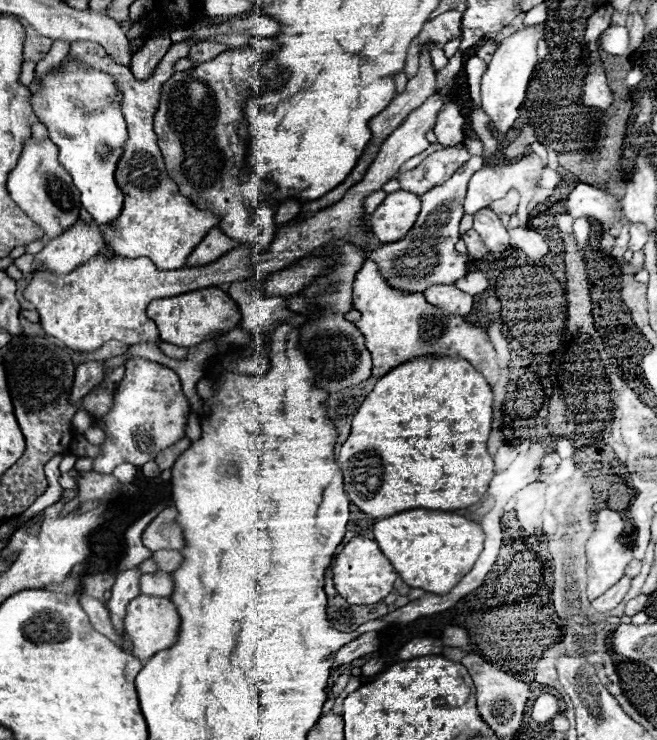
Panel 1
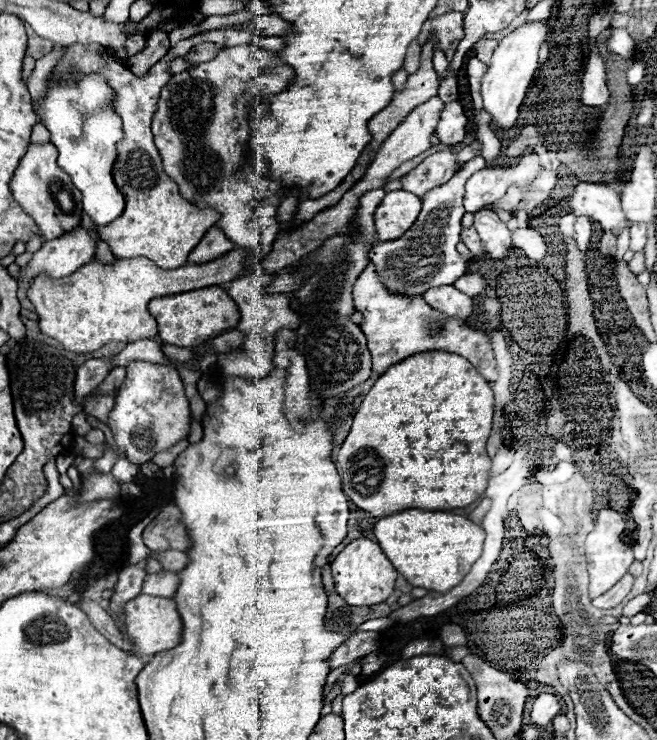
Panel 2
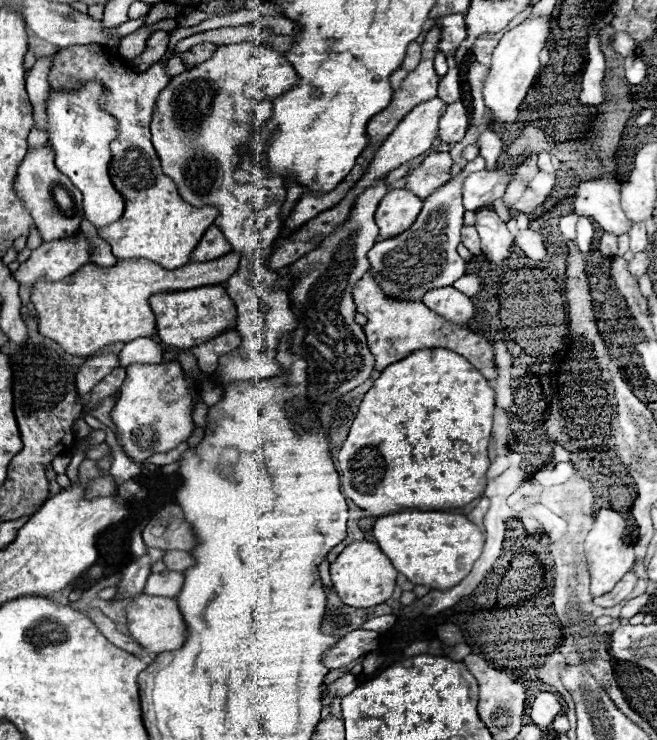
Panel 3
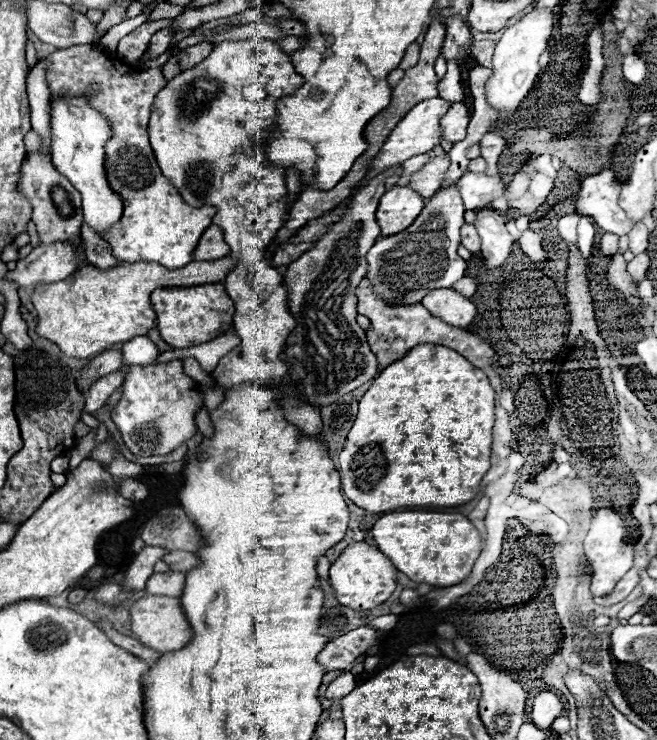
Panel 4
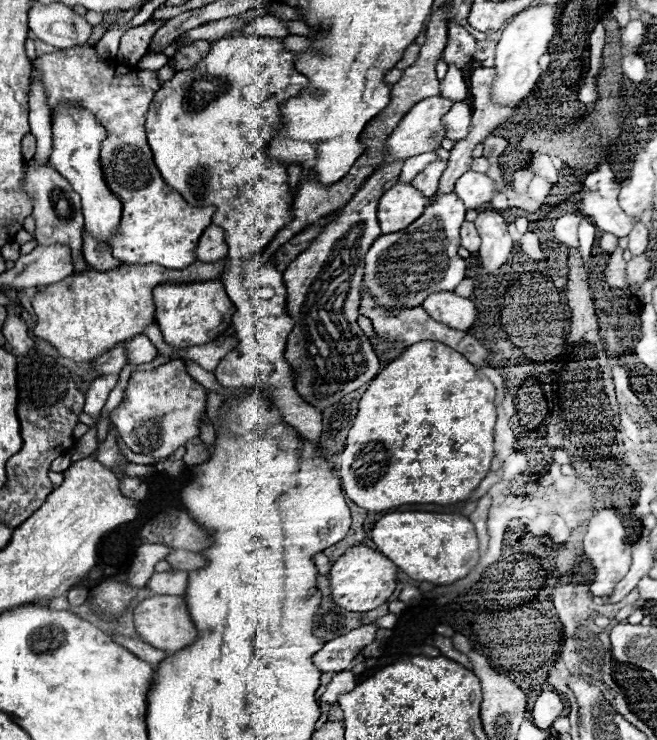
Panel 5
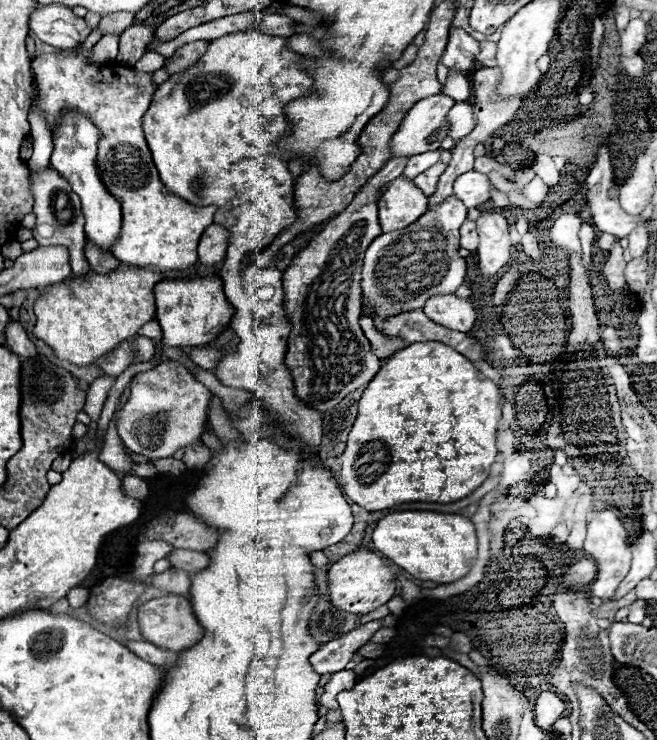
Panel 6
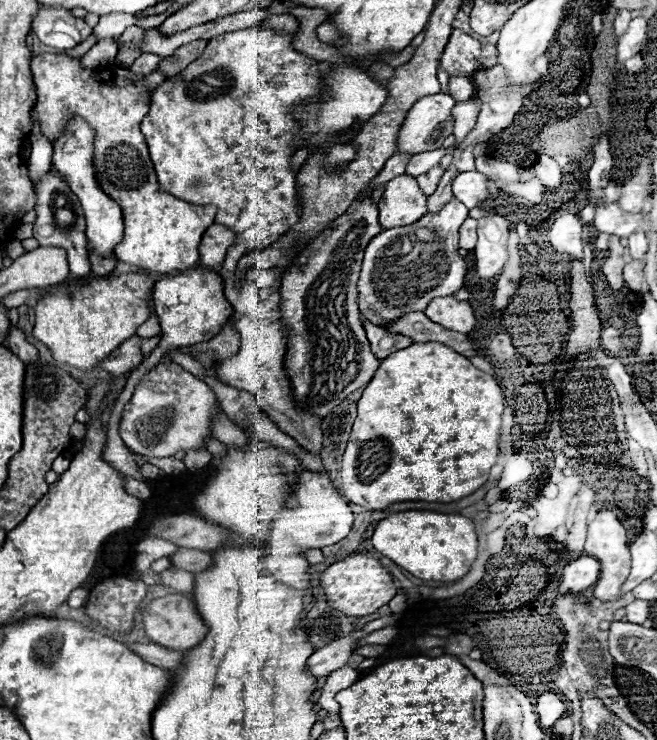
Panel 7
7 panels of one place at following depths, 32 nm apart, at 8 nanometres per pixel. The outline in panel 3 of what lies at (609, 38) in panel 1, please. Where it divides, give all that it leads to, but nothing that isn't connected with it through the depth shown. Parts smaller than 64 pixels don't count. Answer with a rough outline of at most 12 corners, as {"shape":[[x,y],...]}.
{"shape":[[616,30],[612,48],[620,56],[632,56],[636,42],[624,30]]}

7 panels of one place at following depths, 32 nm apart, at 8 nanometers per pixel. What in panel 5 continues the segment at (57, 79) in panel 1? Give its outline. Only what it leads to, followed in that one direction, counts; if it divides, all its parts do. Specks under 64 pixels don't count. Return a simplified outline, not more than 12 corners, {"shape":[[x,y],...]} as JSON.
{"shape":[[78,104],[52,116],[50,164],[82,196],[86,228],[108,242],[122,202],[102,178],[106,128]]}

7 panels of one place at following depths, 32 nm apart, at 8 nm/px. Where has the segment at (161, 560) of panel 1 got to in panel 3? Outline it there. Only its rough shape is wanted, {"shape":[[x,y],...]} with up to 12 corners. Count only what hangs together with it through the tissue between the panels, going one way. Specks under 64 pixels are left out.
{"shape":[[170,550],[162,556],[168,570],[184,572],[194,564],[188,552]]}

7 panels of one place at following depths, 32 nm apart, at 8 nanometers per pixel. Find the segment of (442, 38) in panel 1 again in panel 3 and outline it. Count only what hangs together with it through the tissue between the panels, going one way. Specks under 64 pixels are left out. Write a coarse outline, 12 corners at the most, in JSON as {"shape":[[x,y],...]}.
{"shape":[[448,14],[426,20],[418,44],[434,26],[440,28],[438,48],[454,54],[466,38],[464,14]]}

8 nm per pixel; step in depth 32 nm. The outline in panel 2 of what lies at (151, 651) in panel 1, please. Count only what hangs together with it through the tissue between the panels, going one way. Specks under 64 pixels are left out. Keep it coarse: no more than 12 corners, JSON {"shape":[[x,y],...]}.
{"shape":[[140,594],[126,604],[138,658],[180,644],[172,598]]}

